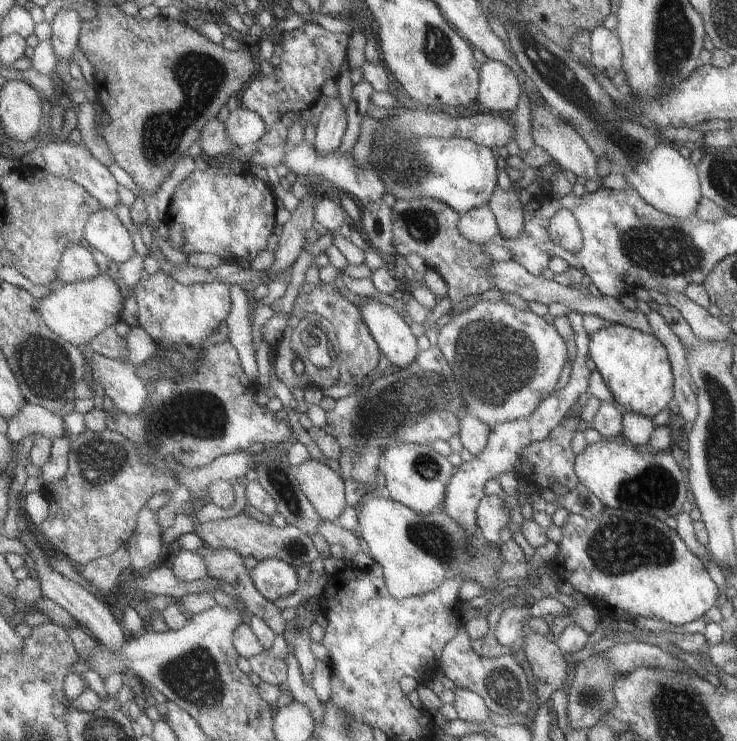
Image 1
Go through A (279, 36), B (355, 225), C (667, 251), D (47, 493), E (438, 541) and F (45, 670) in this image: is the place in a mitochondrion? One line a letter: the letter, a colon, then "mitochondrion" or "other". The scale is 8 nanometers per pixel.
A: other
B: other
C: mitochondrion
D: other
E: mitochondrion
F: other

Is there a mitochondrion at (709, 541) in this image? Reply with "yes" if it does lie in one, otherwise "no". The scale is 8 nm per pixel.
no

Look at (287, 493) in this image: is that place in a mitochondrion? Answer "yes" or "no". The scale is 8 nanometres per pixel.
yes

